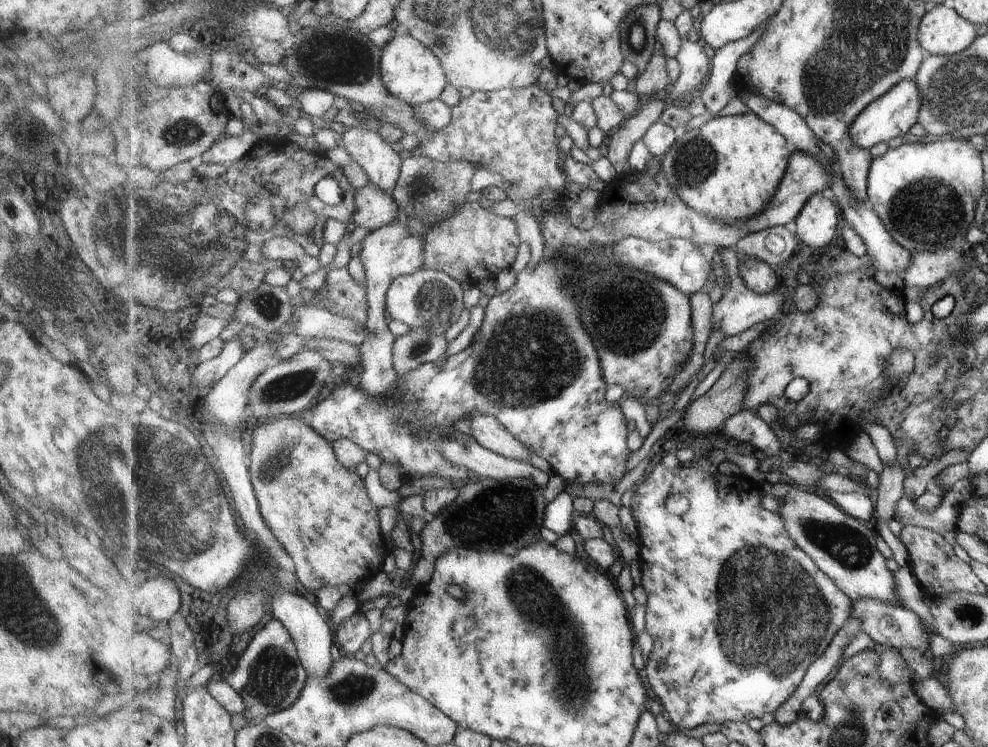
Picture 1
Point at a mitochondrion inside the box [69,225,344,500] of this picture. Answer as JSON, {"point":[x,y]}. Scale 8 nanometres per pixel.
{"point":[289,387]}

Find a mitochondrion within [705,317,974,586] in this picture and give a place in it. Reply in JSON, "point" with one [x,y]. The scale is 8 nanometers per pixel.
{"point":[846,546]}

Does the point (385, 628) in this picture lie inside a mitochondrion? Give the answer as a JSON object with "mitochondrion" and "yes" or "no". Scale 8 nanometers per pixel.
{"mitochondrion":"no"}

